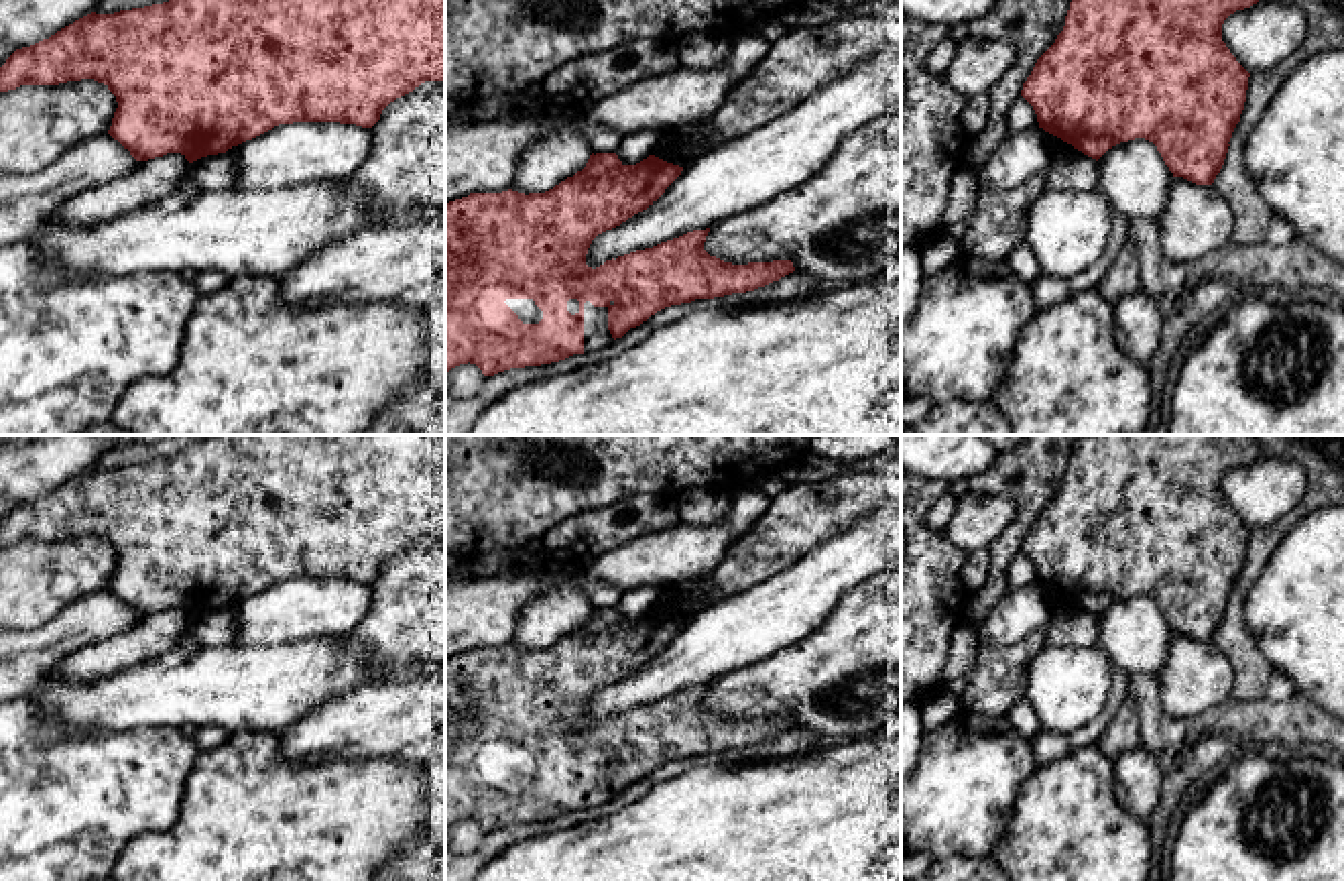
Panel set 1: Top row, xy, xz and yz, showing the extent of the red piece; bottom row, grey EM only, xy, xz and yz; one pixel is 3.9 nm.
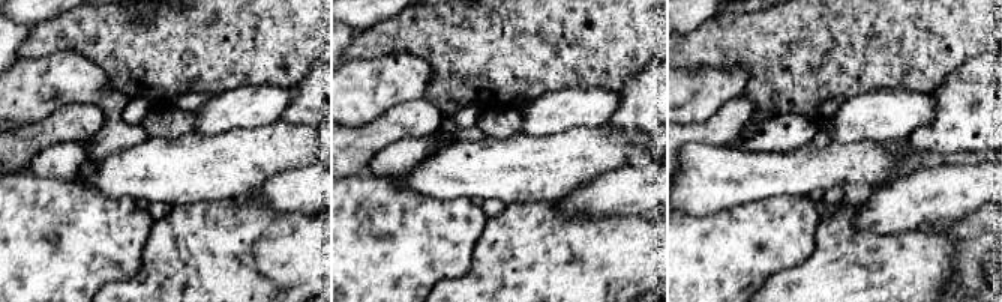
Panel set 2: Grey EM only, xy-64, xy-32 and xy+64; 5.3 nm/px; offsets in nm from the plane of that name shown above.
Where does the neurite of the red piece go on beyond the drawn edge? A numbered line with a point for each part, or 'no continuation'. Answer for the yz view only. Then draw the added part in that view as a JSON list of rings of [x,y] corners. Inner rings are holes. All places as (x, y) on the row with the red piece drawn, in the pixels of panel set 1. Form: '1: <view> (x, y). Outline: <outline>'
no continuation

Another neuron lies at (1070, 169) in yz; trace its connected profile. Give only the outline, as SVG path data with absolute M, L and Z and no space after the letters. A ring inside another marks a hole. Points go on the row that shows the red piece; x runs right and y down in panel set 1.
M1061 142L1051 151L1051 167L1045 179L1047 191L1094 191L1098 161Z

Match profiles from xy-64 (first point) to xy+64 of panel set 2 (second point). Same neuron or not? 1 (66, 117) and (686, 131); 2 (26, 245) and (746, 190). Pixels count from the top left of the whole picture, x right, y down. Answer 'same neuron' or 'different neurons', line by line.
1: same neuron
2: different neurons

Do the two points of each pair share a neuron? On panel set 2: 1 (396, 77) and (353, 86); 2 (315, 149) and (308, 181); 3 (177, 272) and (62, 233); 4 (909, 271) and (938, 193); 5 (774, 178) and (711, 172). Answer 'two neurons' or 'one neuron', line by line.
1: one neuron
2: two neurons
3: two neurons
4: two neurons
5: one neuron

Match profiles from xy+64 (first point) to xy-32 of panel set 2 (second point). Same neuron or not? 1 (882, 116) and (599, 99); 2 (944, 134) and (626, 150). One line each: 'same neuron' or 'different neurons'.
1: same neuron
2: different neurons

